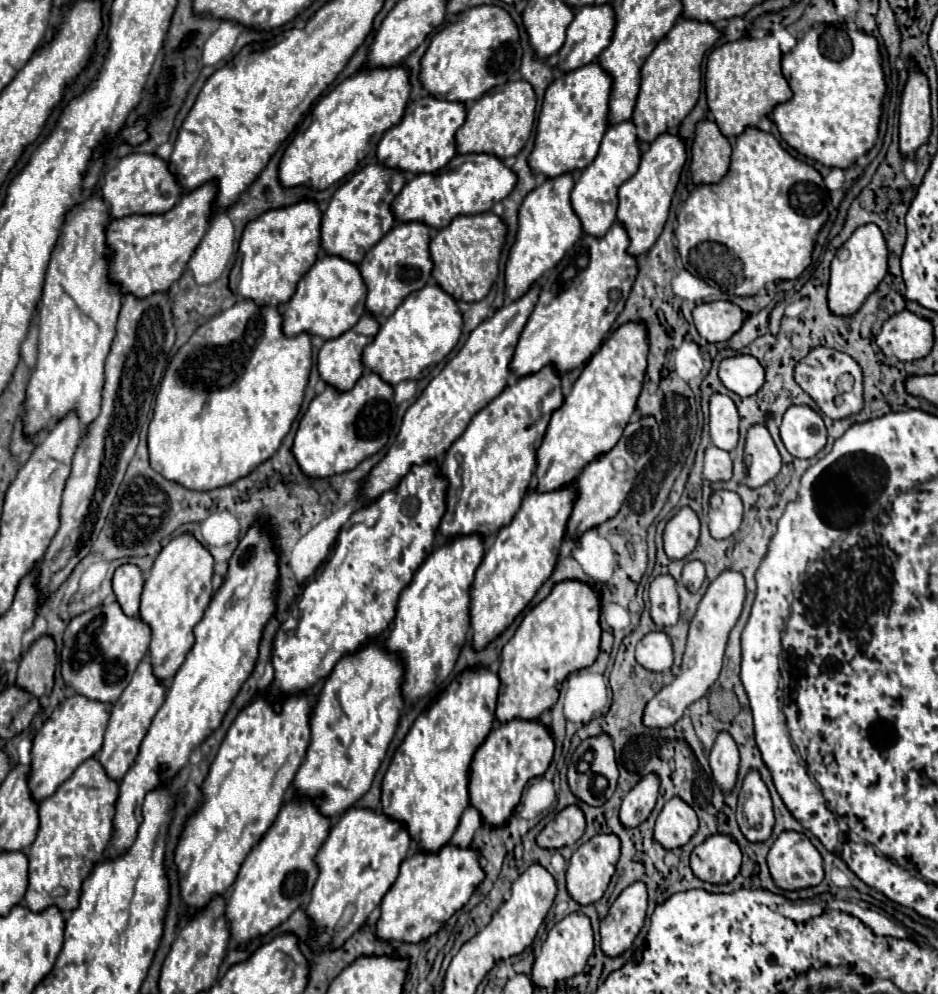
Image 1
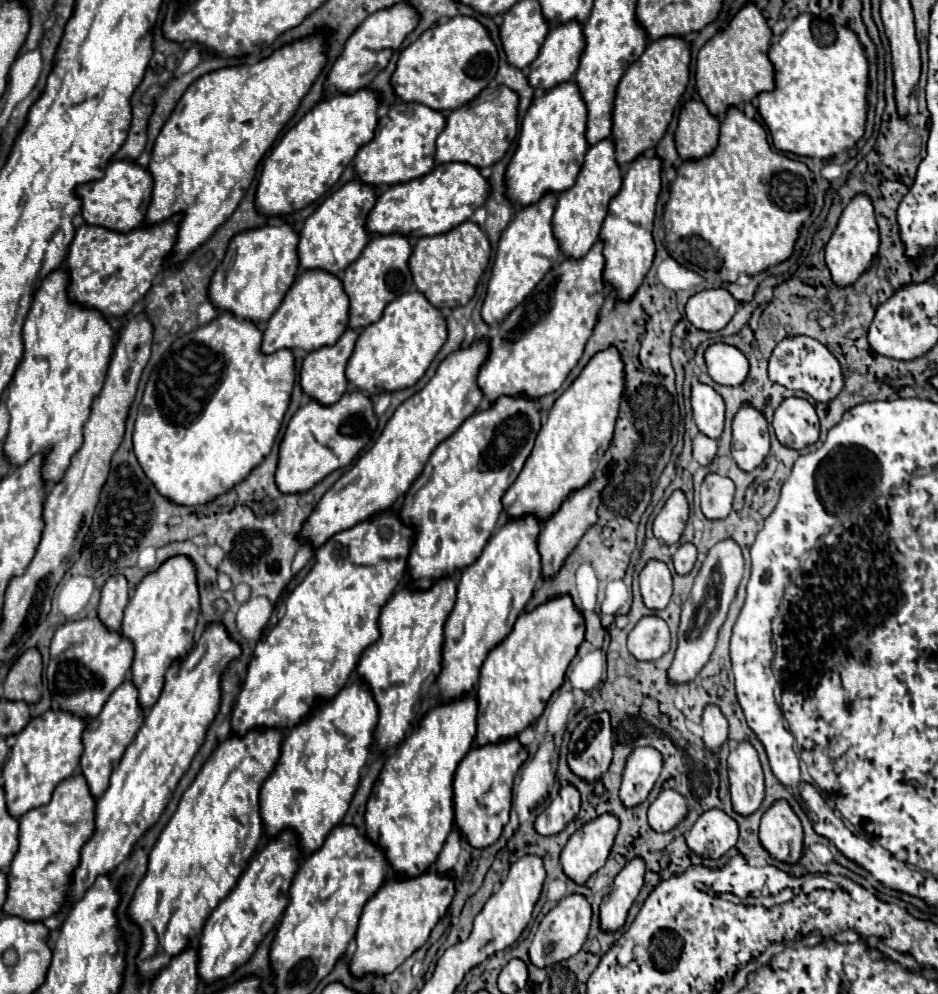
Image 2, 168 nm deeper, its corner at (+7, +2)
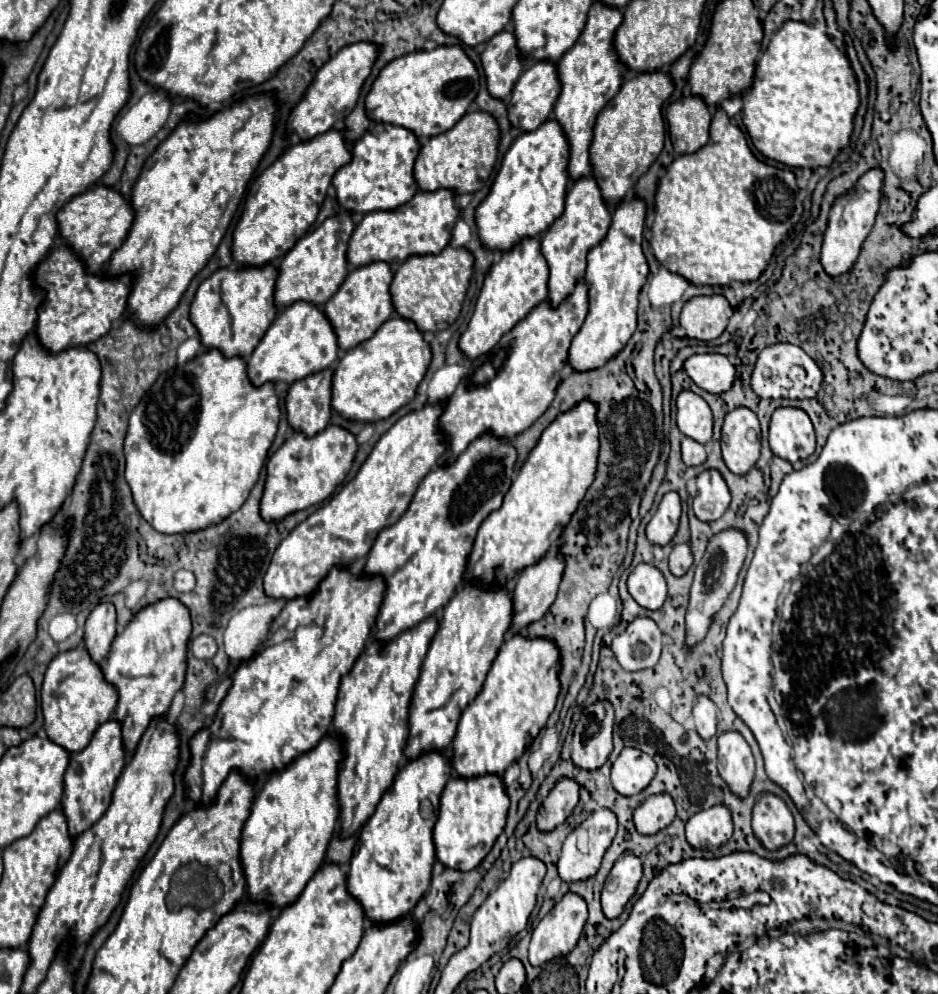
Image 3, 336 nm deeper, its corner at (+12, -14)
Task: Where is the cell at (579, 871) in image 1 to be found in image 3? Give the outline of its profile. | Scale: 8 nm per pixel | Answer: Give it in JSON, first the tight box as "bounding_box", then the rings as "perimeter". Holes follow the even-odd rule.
{"bounding_box":[558,808,616,882],"perimeter":[[[598,808],[592,812],[580,826],[576,826],[564,840],[560,860],[558,860],[558,874],[562,876],[564,882],[578,882],[594,876],[600,868],[602,856],[612,844],[612,838],[616,834],[616,816],[608,808]]]}

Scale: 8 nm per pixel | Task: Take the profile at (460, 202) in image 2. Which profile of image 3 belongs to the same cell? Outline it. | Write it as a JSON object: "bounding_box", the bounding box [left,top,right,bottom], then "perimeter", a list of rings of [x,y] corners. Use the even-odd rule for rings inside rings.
{"bounding_box":[346,190,460,268],"perimeter":[[[436,190],[436,192],[416,192],[416,196],[394,208],[364,214],[364,218],[356,224],[346,250],[348,264],[360,268],[372,262],[388,262],[398,264],[410,256],[426,256],[442,252],[450,242],[450,232],[454,222],[458,220],[460,210],[454,204],[452,190]]]}

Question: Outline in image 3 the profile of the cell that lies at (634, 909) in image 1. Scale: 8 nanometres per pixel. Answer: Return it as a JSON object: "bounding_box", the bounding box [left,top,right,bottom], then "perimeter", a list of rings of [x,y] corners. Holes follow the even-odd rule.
{"bounding_box":[602,852,642,918],"perimeter":[[[624,852],[624,856],[616,860],[604,882],[602,910],[606,918],[618,918],[622,914],[622,908],[636,892],[640,878],[642,878],[642,860],[632,852]]]}

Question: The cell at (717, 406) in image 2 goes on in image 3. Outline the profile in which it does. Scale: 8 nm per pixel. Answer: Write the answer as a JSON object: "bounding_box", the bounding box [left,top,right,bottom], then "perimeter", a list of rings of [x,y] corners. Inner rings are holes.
{"bounding_box":[676,390,712,444],"perimeter":[[[682,390],[676,398],[676,424],[682,434],[700,444],[712,440],[712,412],[692,390]]]}

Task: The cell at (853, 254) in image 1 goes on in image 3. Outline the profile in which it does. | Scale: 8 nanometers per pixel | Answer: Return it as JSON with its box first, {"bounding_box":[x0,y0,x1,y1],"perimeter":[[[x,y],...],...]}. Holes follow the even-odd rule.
{"bounding_box":[820,168,884,276],"perimeter":[[[870,168],[856,180],[852,190],[848,190],[846,194],[842,194],[834,200],[834,204],[830,208],[828,226],[824,232],[822,256],[820,256],[820,262],[830,276],[840,276],[854,266],[854,262],[860,254],[860,246],[874,226],[874,218],[876,218],[876,212],[880,206],[880,196],[882,196],[882,182],[884,182],[882,168]]]}

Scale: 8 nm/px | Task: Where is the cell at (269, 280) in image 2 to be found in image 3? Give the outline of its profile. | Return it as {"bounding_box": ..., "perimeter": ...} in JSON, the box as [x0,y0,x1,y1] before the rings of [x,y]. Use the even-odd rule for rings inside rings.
{"bounding_box":[190,266,278,360],"perimeter":[[[264,266],[260,270],[256,270],[256,268],[242,268],[242,270],[222,268],[222,270],[216,270],[210,278],[206,278],[200,284],[200,288],[192,300],[192,308],[190,308],[190,320],[196,326],[204,348],[206,350],[216,348],[228,358],[240,356],[240,358],[248,360],[248,356],[252,354],[252,348],[256,348],[256,344],[260,342],[260,338],[264,336],[264,332],[272,324],[272,320],[276,318],[276,306],[274,306],[276,278],[278,278],[278,270],[272,266]]]}

